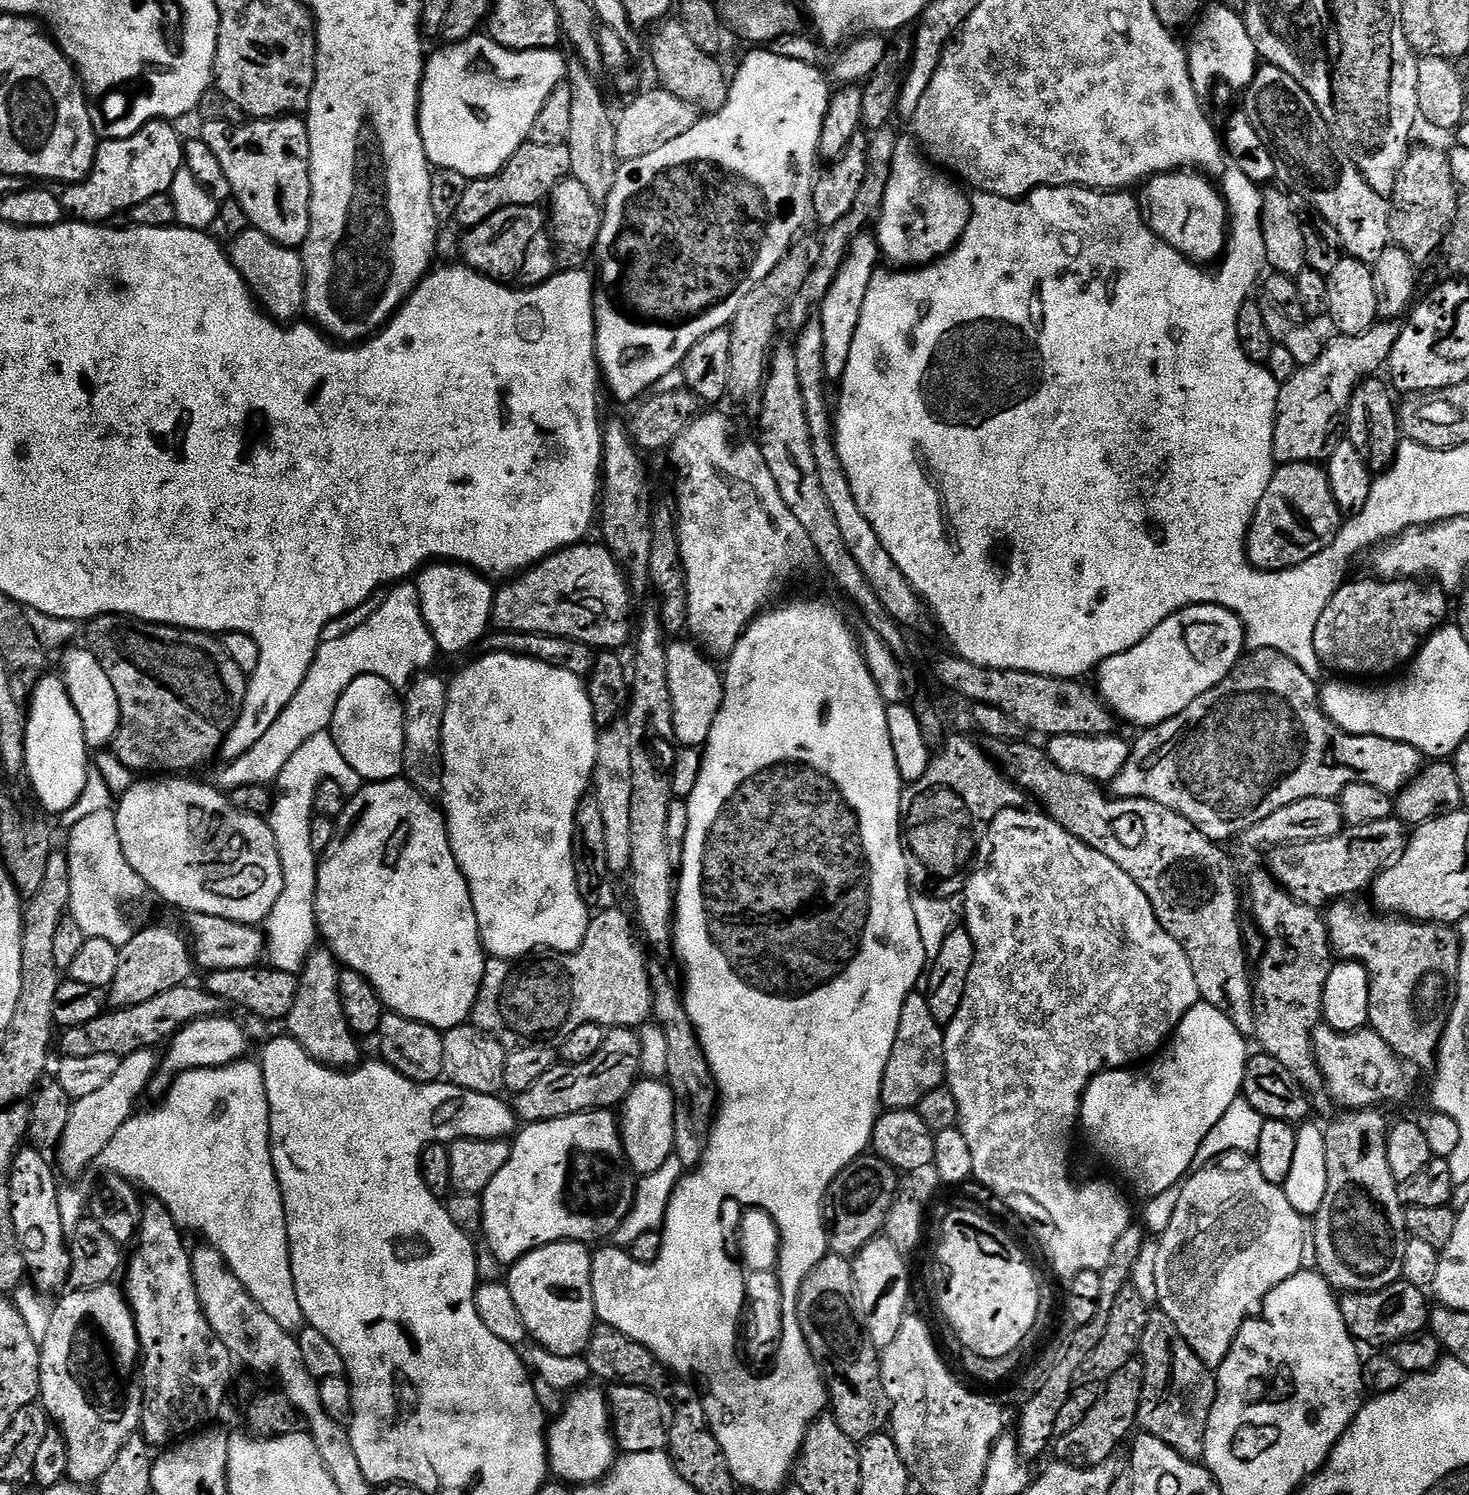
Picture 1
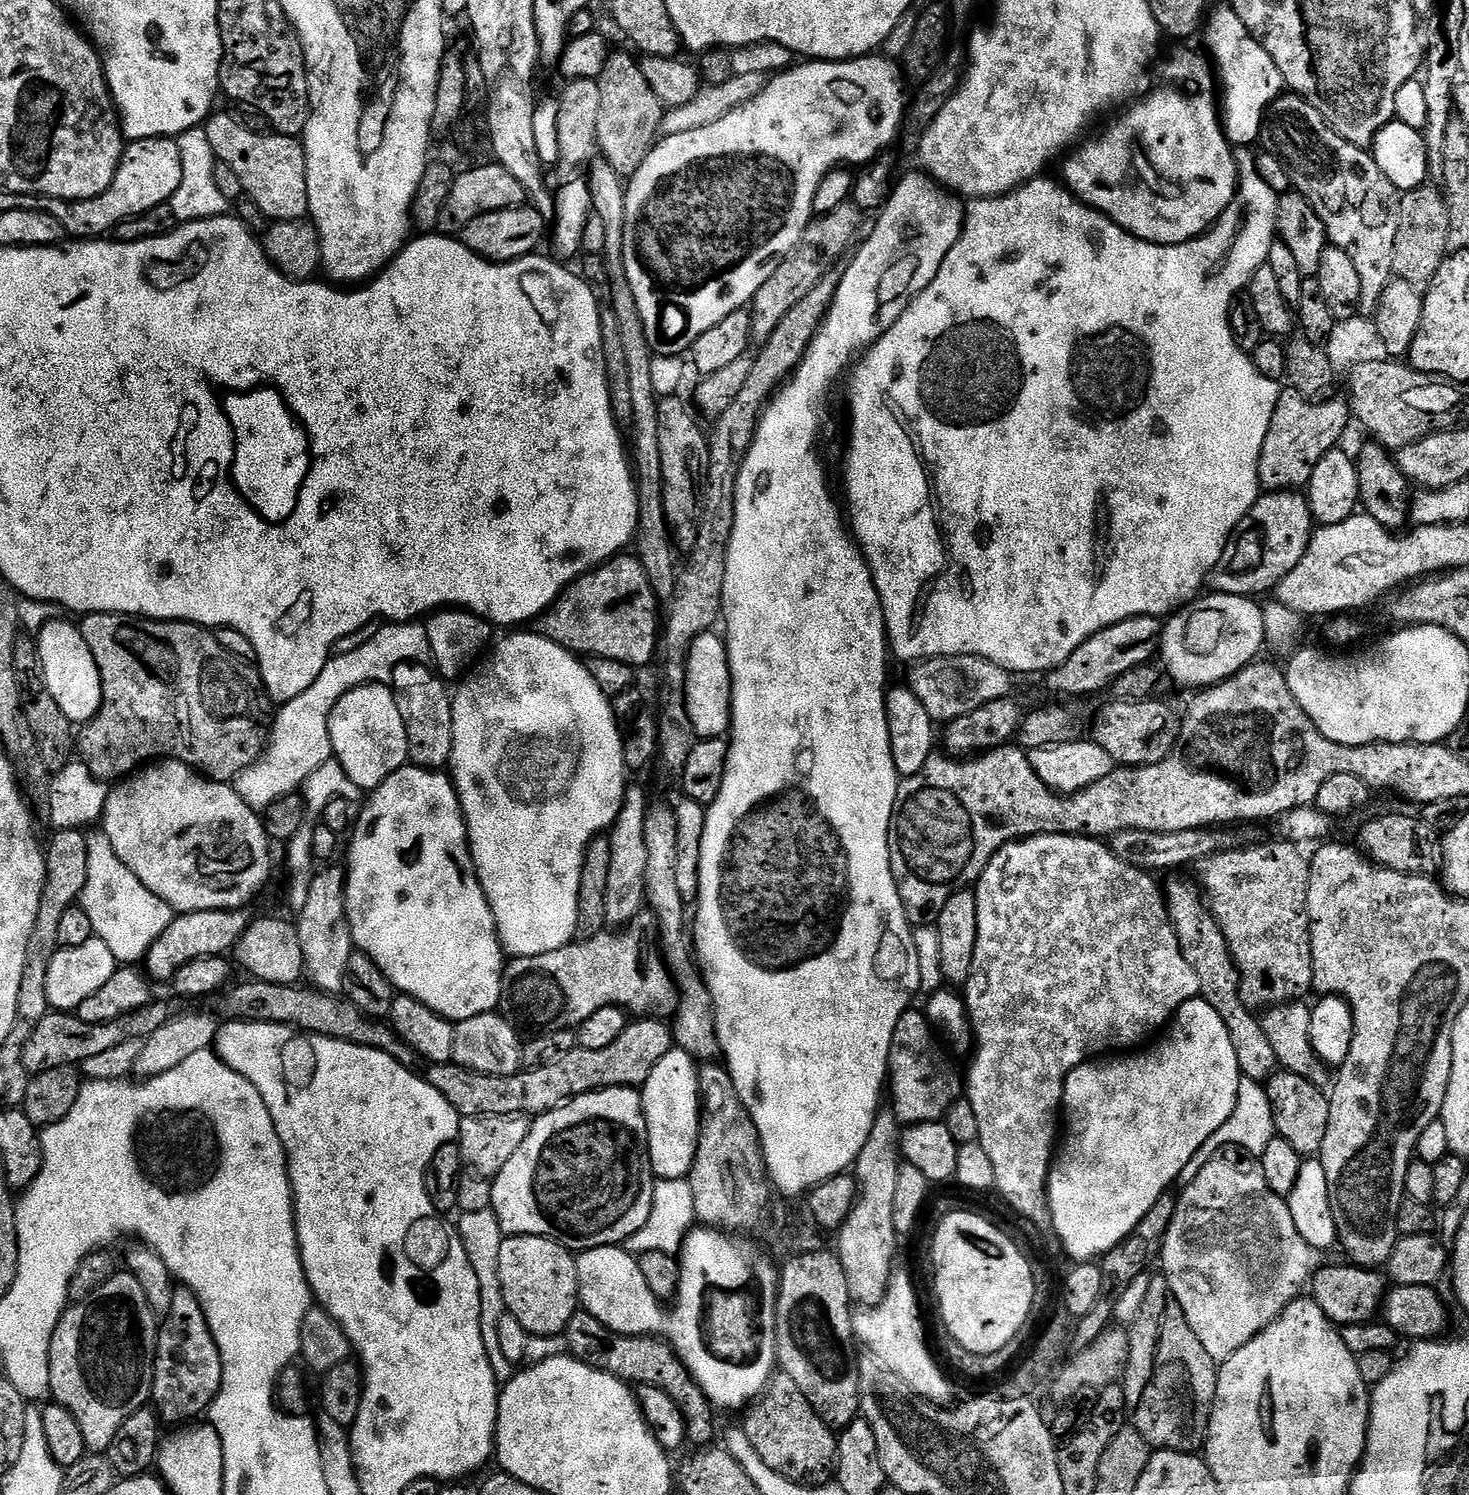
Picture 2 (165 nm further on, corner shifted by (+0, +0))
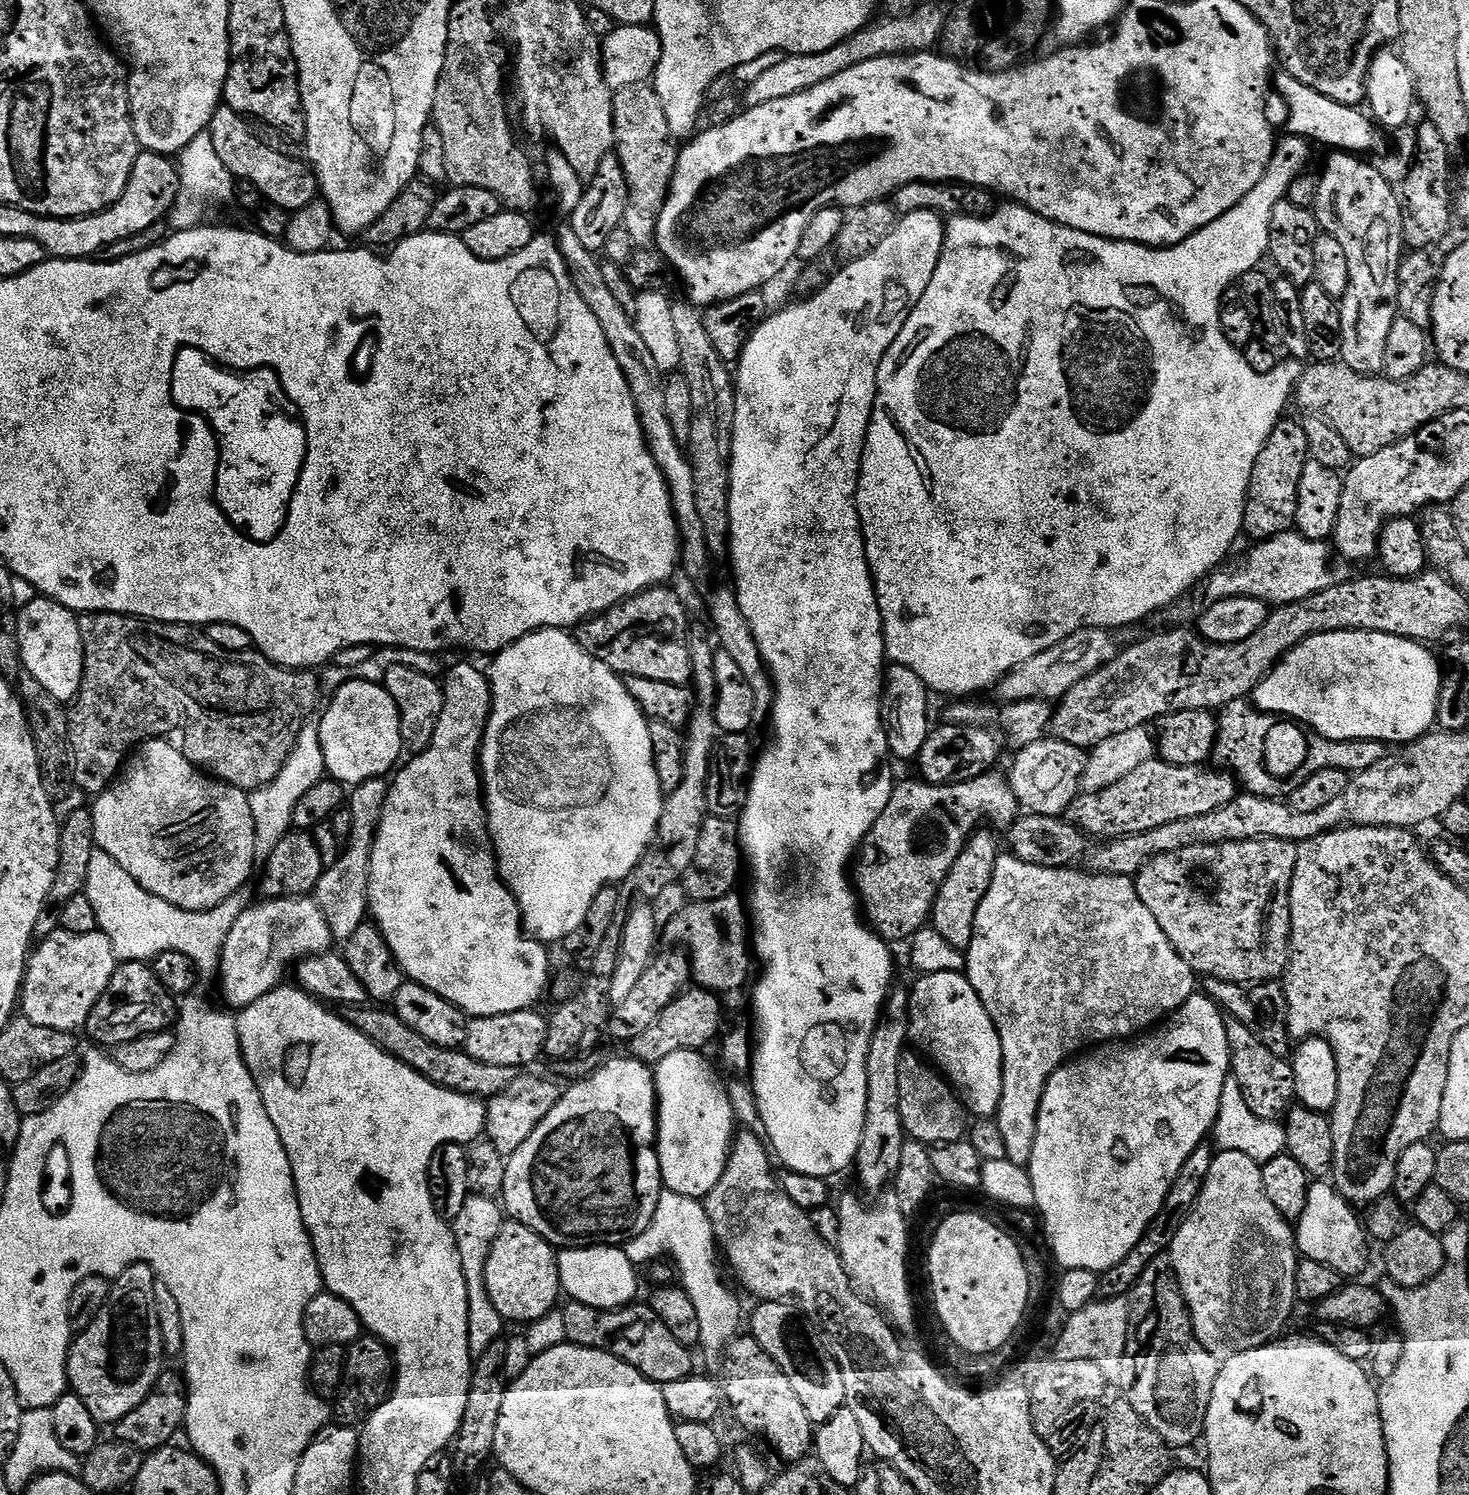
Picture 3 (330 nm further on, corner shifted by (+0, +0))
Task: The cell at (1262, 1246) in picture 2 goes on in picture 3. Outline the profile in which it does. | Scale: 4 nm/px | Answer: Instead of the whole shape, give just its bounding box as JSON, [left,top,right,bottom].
[1170,1151,1298,1358]

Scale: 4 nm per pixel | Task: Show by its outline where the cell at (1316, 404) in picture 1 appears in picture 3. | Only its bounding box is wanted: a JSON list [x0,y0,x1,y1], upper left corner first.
[1243,418,1308,541]

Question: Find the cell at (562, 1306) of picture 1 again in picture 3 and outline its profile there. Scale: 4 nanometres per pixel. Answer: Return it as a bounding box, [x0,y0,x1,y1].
[485,1220,562,1326]

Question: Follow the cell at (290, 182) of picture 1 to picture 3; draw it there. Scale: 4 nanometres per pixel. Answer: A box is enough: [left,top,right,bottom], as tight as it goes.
[206,106,317,214]

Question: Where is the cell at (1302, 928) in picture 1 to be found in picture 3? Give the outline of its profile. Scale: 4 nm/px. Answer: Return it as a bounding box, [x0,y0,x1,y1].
[1134,840,1297,986]

